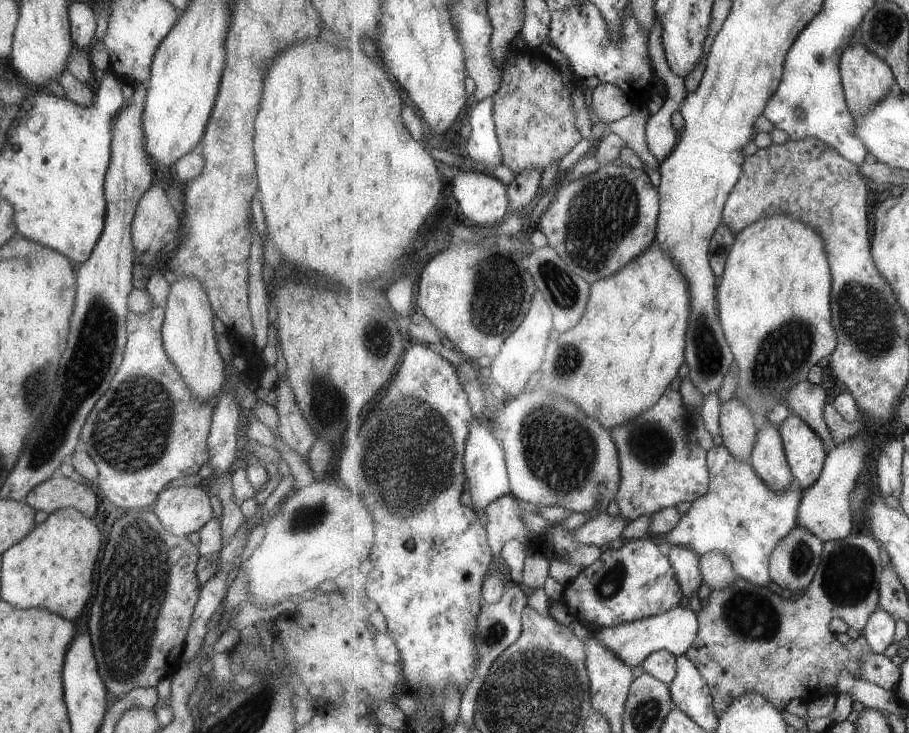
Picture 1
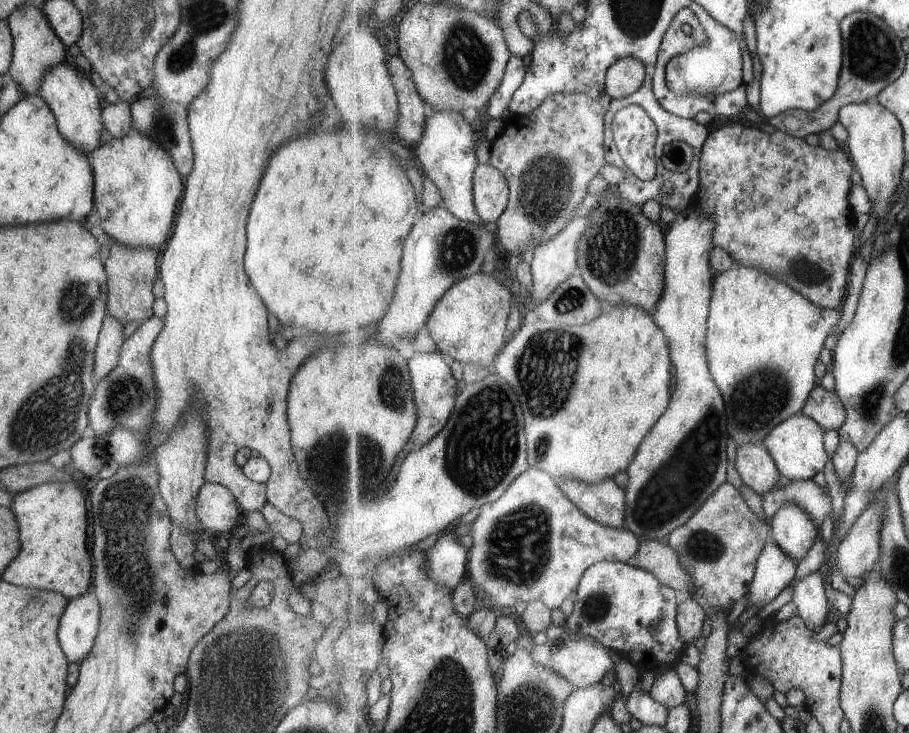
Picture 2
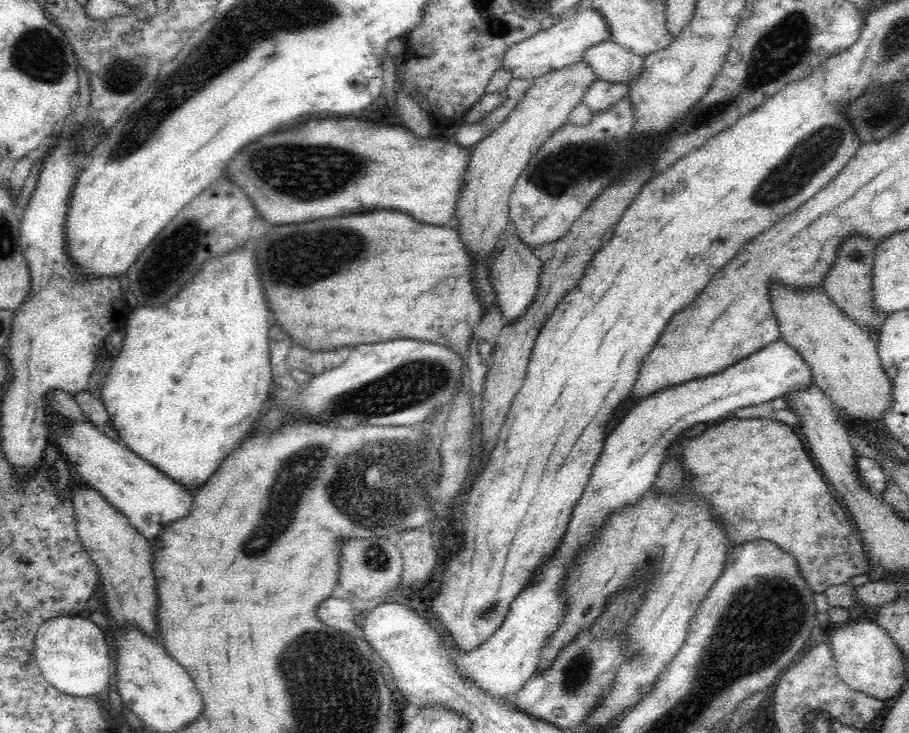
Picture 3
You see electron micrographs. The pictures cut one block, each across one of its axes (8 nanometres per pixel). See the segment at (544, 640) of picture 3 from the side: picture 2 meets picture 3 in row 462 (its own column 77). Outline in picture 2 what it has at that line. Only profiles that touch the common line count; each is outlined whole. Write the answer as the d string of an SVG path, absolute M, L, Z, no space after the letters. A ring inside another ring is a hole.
M85 592L67 602L59 618L57 640L69 662L83 660L93 647L99 622L99 606L93 592Z

